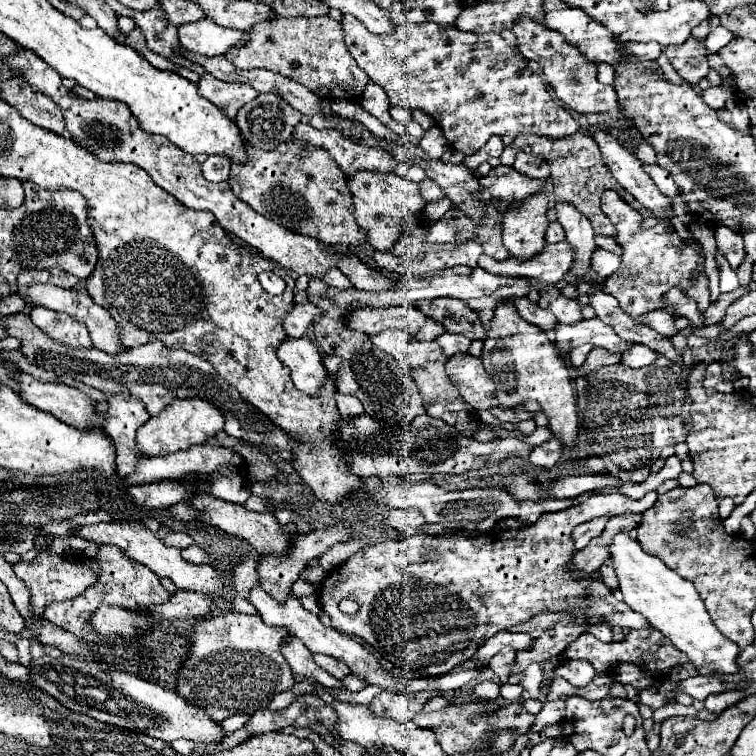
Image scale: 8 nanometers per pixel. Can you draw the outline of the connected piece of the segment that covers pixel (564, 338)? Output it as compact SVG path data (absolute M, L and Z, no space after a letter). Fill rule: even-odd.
M598 317L588 319L588 321L580 321L576 325L560 324L555 328L556 341L555 345L563 352L567 352L572 347L590 343L596 347L604 347L610 353L623 353L628 350L632 341L625 341L614 333L614 329L602 321L598 321Z

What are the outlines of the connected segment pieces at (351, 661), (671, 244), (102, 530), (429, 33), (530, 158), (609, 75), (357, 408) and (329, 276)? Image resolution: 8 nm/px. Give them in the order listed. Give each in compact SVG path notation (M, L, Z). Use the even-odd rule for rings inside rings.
M254 585L254 589L250 591L248 599L250 599L250 603L256 607L256 611L262 615L262 619L264 619L266 625L274 625L274 627L284 627L284 629L288 629L288 631L290 631L292 635L296 635L312 653L324 653L324 655L330 655L330 657L336 657L336 659L344 661L344 663L352 669L352 673L354 673L356 677L366 679L370 685L380 685L380 687L392 689L392 691L400 689L400 687L398 687L398 679L392 677L392 675L388 675L388 673L384 673L382 667L380 667L380 663L378 663L378 659L376 659L374 655L370 655L356 639L352 639L352 637L348 637L348 635L344 635L344 633L340 633L340 631L336 631L336 629L332 629L332 627L324 627L324 625L320 623L318 615L312 615L310 611L306 611L296 597L290 595L290 599L282 605L282 603L276 603L276 599L272 599L268 593L264 593L264 589L260 589L258 585Z
M606 189L602 195L602 211L616 227L616 243L624 249L622 263L616 273L608 277L604 283L604 291L614 295L620 307L630 317L640 317L650 311L662 309L662 297L672 289L680 287L692 301L696 301L700 311L706 311L710 305L710 291L708 279L704 273L704 253L690 247L684 239L680 239L672 225L654 225L650 229L642 227L644 217L630 207L614 189ZM696 277L696 281L692 281Z
M112 521L112 523L98 523L98 525L80 525L80 527L74 529L74 535L82 537L86 541L100 543L100 545L106 543L106 545L118 547L126 557L146 565L158 577L170 577L178 589L190 589L190 591L202 591L202 593L206 593L206 591L222 593L228 587L224 577L218 571L214 571L208 565L190 565L190 563L186 563L180 555L180 549L166 547L156 535L152 535L150 529L146 529L138 521Z
M350 14L342 17L344 43L366 75L378 83L390 97L390 105L402 105L408 109L420 109L430 115L438 127L444 131L444 137L452 145L452 149L462 151L464 155L474 155L486 141L498 133L498 137L510 135L546 135L546 137L568 137L576 131L574 117L560 107L544 87L538 73L534 73L526 59L518 53L512 43L506 43L498 33L466 33L458 27L450 25L434 25L434 23L406 23L396 25L394 33L374 35L370 33L358 19Z
M518 153L514 169L522 175L528 175L532 179L548 179L550 177L550 167L544 157L540 155L528 155L528 153Z
M606 63L596 64L596 67L598 67L598 81L611 85L614 81L614 69Z
M336 393L336 399L338 399L338 409L340 409L340 415L342 415L344 421L352 421L354 417L364 413L364 407L362 407L362 403L356 397Z
M328 269L328 273L322 277L322 281L326 281L326 285L336 287L336 289L350 289L352 283L346 281L346 277L342 277L340 269Z

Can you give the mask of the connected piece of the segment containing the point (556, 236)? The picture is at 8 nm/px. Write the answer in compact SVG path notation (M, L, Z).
M558 221L554 223L548 223L548 229L546 229L546 241L548 243L558 243L558 241L564 241L566 233L562 229L562 225Z

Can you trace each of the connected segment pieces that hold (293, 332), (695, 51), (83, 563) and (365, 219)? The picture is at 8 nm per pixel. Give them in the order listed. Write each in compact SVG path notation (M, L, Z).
M306 301L306 303L294 303L290 313L282 319L282 327L288 333L288 337L304 337L306 329L312 325L312 321L322 315L322 311Z
M694 37L686 39L682 45L666 47L664 55L670 59L676 73L688 83L698 83L708 73L706 45L698 43Z
M40 551L38 557L32 563L16 563L14 573L26 583L26 587L32 593L32 609L34 613L42 615L44 607L50 601L64 601L64 599L72 599L74 595L80 595L86 587L90 587L96 581L96 569L98 565L92 563L88 557L84 555L50 555L46 551Z
M358 171L348 179L348 189L352 193L354 203L354 219L364 229L366 241L378 251L390 251L398 233L400 223L408 213L418 213L424 209L426 201L420 195L420 189L410 179L398 177L396 173L374 173L374 171Z

